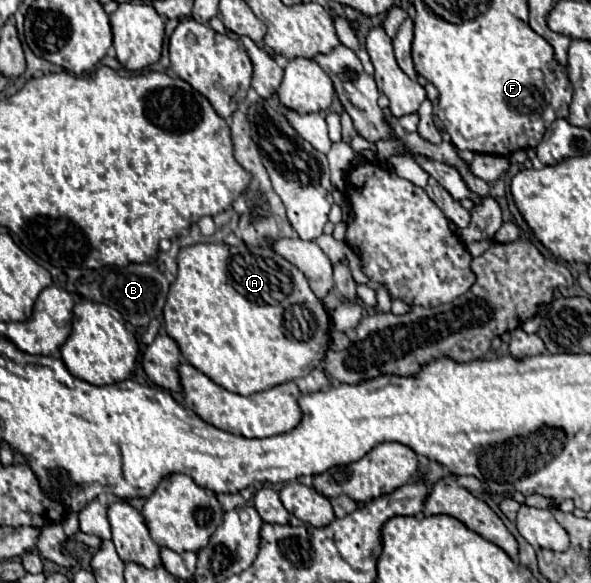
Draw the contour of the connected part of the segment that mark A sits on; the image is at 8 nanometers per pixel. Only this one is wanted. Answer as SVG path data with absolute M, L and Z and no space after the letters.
M196 243L196 245L180 249L180 253L178 253L178 275L176 275L176 281L170 285L168 301L164 305L164 329L178 343L184 359L190 365L194 365L204 375L208 375L220 387L224 387L232 393L240 393L240 395L260 393L260 391L272 389L276 385L282 385L286 381L294 381L294 379L308 375L312 369L320 367L320 363L322 363L322 359L328 351L328 345L330 345L330 315L328 315L324 303L312 293L304 273L298 267L294 267L284 257L280 257L278 253L274 253L270 249L258 249L258 259L254 259L254 255L248 251L248 247L244 247L244 245L230 247L226 243Z

